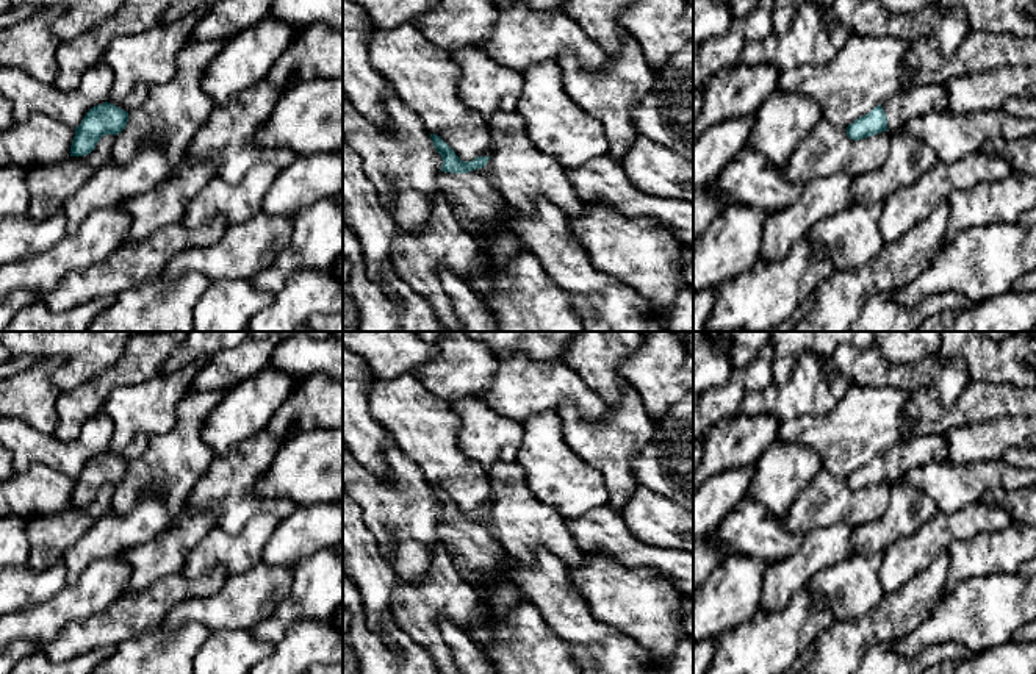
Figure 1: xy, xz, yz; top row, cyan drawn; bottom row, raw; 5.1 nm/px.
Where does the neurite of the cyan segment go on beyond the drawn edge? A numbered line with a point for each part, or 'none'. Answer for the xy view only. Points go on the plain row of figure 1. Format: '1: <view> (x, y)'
1: xy (138, 446)

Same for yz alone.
1: yz (908, 452)

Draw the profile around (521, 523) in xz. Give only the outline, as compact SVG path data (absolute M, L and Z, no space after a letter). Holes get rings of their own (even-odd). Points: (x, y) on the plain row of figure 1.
M516 461L495 463L485 474L493 500L484 521L510 558L534 561L535 550L545 547L568 568L582 563L585 552L577 547L565 519L532 494Z

